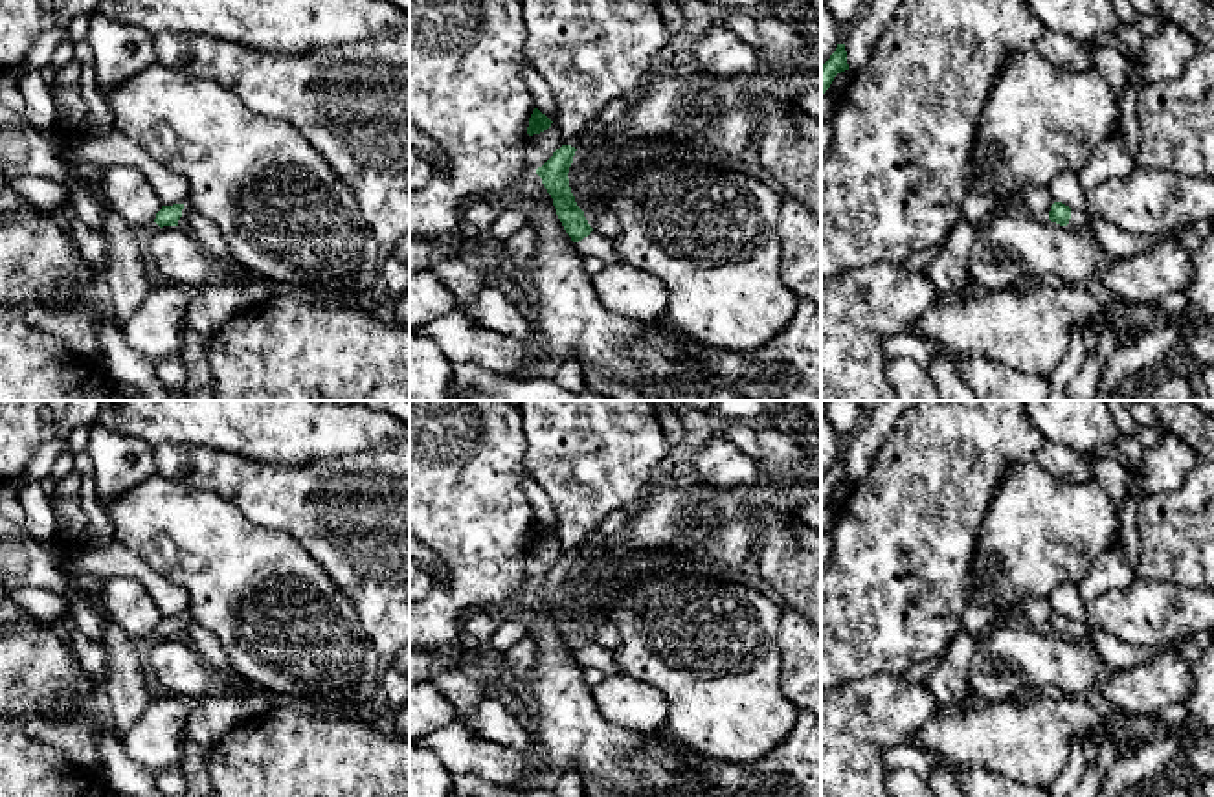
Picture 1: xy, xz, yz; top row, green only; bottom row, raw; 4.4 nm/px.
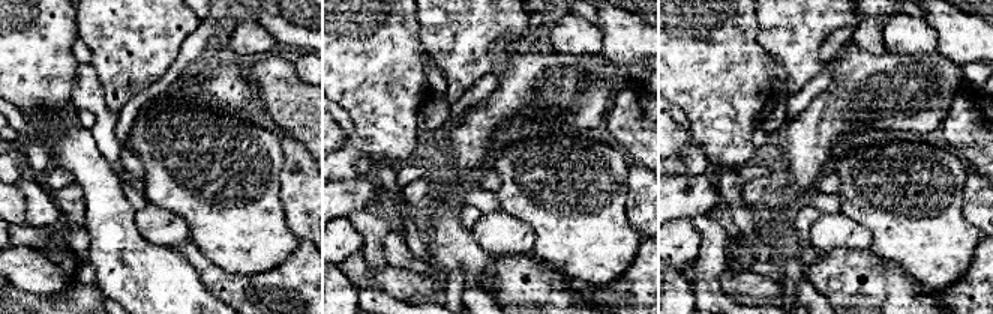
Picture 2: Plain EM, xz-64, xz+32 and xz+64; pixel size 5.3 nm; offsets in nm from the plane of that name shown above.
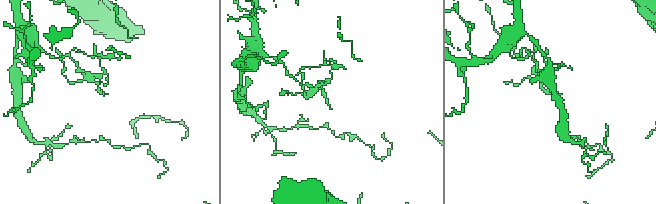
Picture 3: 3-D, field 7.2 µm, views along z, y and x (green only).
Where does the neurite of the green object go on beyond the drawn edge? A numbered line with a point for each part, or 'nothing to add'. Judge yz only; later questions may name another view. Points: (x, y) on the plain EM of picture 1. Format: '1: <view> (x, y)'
1: yz (1079, 632)

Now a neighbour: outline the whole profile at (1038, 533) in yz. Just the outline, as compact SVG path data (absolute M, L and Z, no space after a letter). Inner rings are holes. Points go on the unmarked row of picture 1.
M1016 465L983 518L968 602L990 606L1008 623L1019 623L1019 604L1027 595L1049 599L1062 584L1080 584L1093 562L1118 538L1120 518L1100 485L1060 481L1038 466Z

